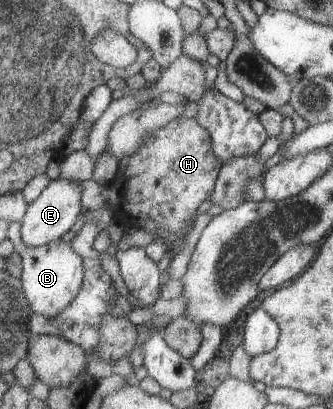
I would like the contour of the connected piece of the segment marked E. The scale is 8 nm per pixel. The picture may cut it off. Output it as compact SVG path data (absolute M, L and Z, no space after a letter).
M57 178L50 181L41 194L29 205L27 212L21 221L21 238L24 244L41 247L59 240L63 234L67 234L73 224L77 222L79 214L84 212L83 188L77 180Z

